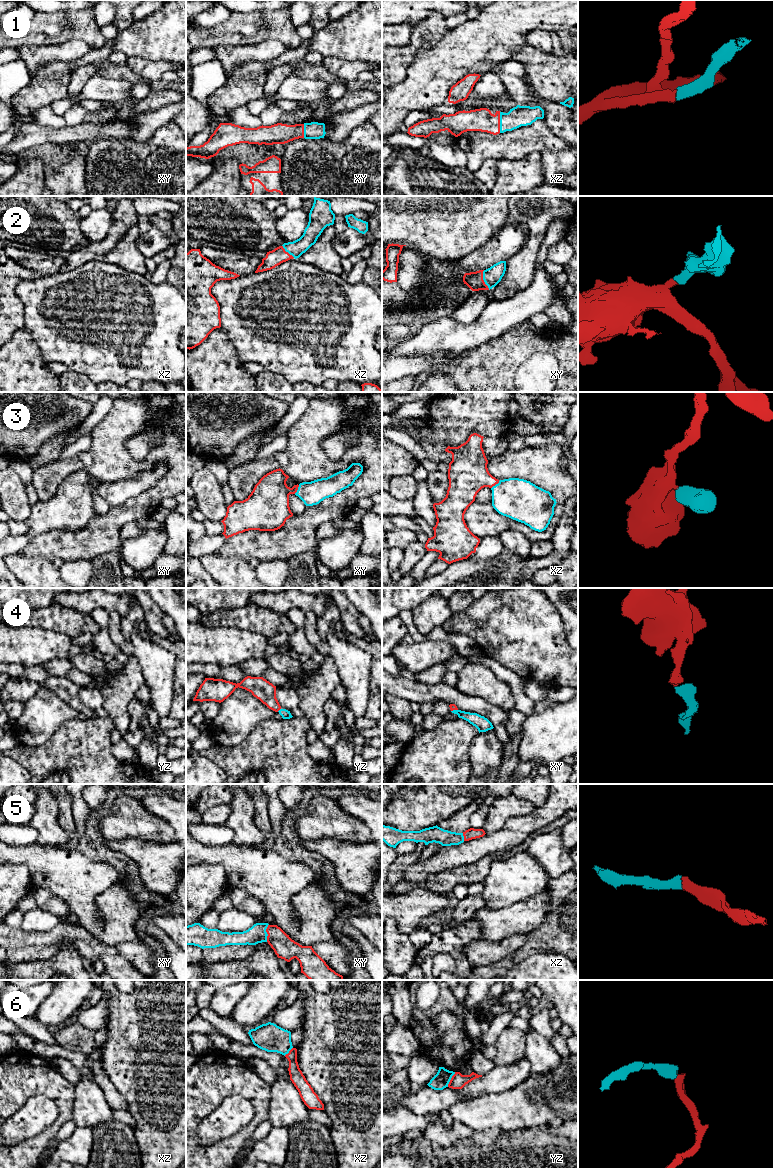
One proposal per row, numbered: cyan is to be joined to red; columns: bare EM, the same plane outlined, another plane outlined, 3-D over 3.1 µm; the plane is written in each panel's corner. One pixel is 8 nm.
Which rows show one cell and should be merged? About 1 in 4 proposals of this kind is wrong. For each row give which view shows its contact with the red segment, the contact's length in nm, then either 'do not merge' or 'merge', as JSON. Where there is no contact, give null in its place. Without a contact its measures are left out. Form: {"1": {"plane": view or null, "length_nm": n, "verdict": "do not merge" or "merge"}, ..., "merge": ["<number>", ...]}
{"1": {"plane": "xz", "length_nm": 170, "verdict": "merge"}, "2": {"plane": "xy", "length_nm": 170, "verdict": "merge"}, "3": {"plane": "xz", "length_nm": 90, "verdict": "merge"}, "4": {"plane": "yz", "length_nm": 40, "verdict": "merge"}, "5": {"plane": "xy", "length_nm": 140, "verdict": "merge"}, "6": {"plane": "yz", "length_nm": 140, "verdict": "do not merge"}, "merge": ["1", "2", "3", "4", "5"]}

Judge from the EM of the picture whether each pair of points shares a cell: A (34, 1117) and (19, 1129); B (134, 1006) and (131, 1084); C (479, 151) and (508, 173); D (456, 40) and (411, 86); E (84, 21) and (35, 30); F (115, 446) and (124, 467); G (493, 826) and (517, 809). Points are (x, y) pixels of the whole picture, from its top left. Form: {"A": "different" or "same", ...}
{"A": "same", "B": "same", "C": "different", "D": "same", "E": "same", "F": "same", "G": "same"}

